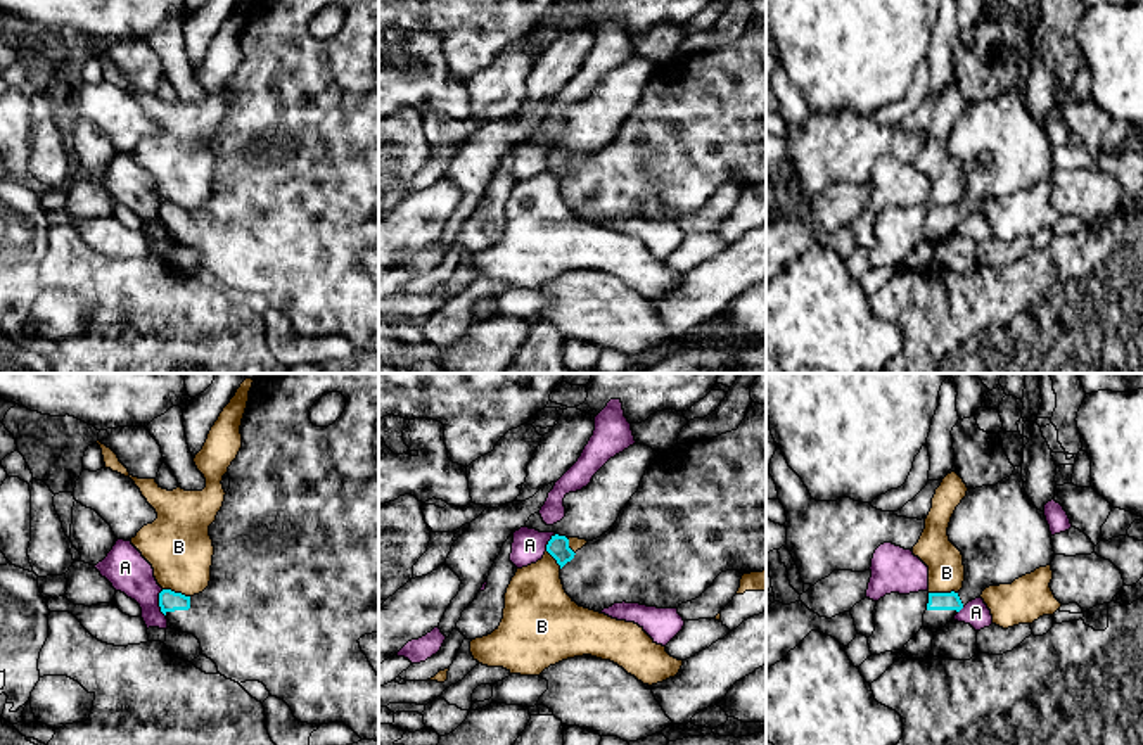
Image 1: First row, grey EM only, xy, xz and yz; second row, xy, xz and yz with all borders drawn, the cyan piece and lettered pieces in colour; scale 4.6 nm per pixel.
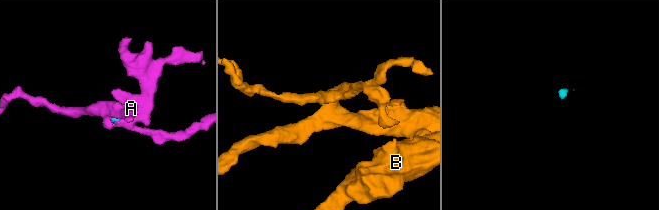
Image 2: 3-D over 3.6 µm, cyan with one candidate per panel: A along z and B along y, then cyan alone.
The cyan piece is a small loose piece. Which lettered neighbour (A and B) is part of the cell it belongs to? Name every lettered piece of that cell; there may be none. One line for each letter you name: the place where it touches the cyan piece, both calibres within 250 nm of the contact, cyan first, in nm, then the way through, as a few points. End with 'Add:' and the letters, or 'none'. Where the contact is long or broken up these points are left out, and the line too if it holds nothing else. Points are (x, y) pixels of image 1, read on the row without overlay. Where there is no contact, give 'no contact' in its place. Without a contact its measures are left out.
Add: none

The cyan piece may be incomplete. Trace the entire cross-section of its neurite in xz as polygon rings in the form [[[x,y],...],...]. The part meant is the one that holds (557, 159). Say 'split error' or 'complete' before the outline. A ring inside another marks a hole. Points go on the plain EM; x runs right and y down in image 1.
split error; [[[752,16],[737,43],[659,66],[607,145],[576,166],[555,147],[546,164],[560,178],[565,206],[595,225],[623,214],[678,221],[721,185],[766,183],[766,17]]]

